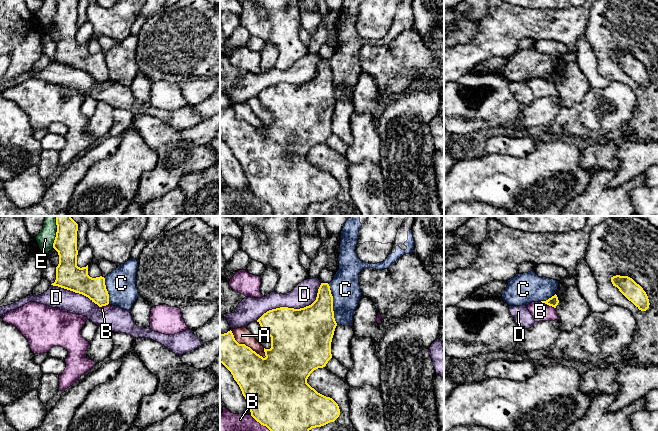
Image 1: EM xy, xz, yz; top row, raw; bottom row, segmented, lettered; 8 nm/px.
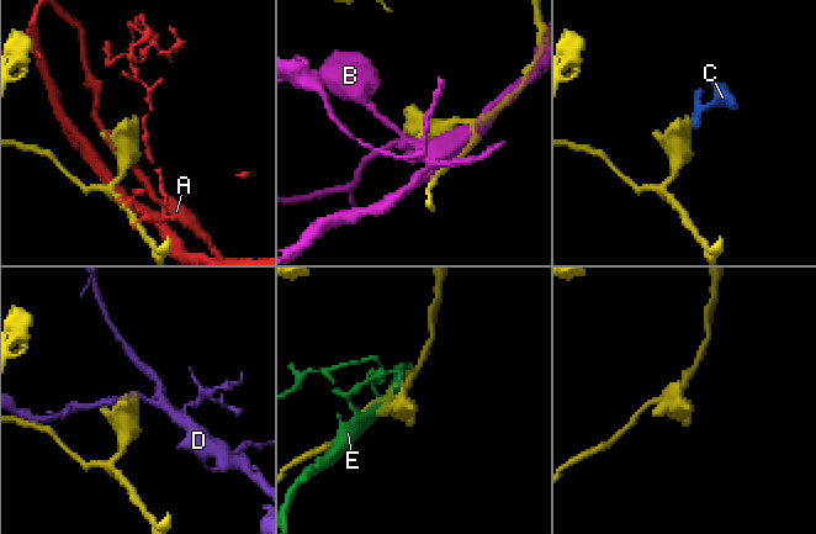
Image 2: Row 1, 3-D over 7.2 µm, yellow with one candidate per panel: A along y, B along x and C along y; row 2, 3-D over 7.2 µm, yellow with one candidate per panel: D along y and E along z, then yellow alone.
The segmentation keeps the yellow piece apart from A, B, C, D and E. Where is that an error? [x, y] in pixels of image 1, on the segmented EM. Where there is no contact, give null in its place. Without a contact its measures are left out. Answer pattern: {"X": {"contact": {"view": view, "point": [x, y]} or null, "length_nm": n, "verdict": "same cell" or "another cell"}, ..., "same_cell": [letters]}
{"A": {"contact": {"view": "xz", "point": [245, 345]}, "length_nm": 360, "verdict": "another cell"}, "B": {"contact": {"view": "xz", "point": [260, 423]}, "length_nm": 200, "verdict": "another cell"}, "C": {"contact": {"view": "xz", "point": [332, 304]}, "length_nm": 340, "verdict": "another cell"}, "D": {"contact": {"view": "xz", "point": [293, 308]}, "length_nm": 600, "verdict": "another cell"}, "E": {"contact": {"view": "xy", "point": [56, 232]}, "length_nm": 260, "verdict": "another cell"}, "same_cell": []}

